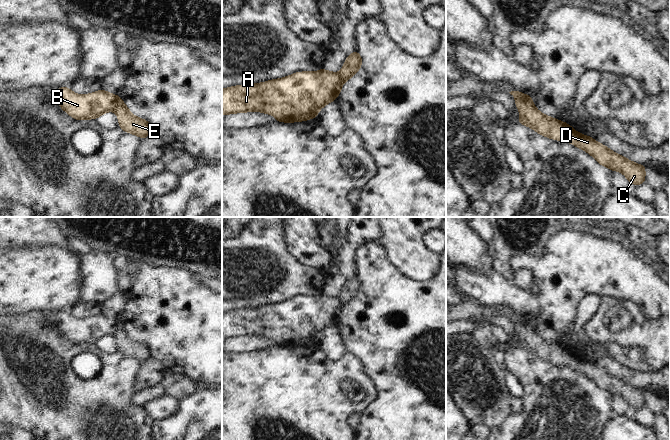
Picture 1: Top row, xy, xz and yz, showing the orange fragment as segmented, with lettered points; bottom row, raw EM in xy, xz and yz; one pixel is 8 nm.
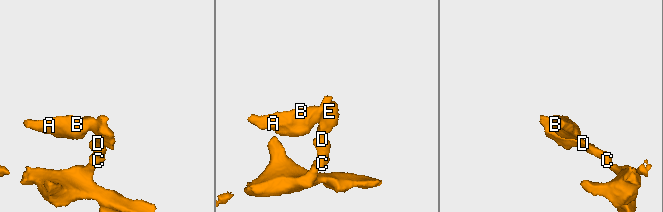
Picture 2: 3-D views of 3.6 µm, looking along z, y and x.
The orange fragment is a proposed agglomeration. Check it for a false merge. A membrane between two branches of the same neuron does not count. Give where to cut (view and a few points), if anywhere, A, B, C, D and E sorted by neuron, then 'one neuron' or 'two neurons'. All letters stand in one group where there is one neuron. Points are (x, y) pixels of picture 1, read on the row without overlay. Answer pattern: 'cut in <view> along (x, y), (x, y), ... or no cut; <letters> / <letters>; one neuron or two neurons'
cut in xy along (120, 323), (115, 335); A B / C D E; two neurons

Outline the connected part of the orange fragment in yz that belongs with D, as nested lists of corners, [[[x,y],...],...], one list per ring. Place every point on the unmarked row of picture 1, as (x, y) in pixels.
[[[515,314],[509,316],[515,321],[518,335],[522,338],[516,345],[531,351],[539,358],[550,363],[569,366],[593,380],[600,389],[606,390],[612,395],[620,395],[628,403],[629,407],[641,409],[645,406],[646,390],[634,387],[625,381],[614,377],[601,367],[596,366],[590,360],[579,358],[570,349],[555,342],[545,340],[538,335],[534,327],[524,318]]]

